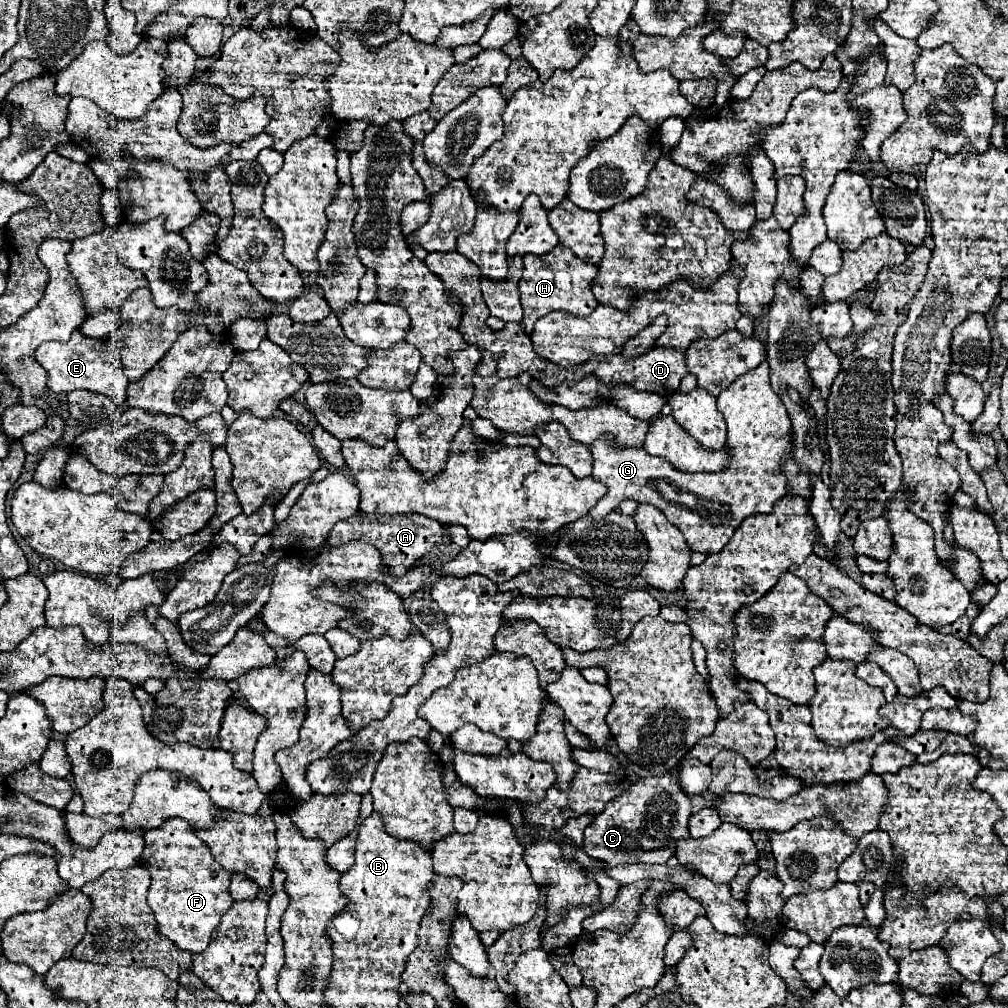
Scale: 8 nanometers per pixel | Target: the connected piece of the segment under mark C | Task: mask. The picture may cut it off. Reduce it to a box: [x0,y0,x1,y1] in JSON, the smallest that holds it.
[584,773,692,865]

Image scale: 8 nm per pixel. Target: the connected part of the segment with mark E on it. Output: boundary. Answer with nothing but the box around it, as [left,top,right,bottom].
[34,329,130,405]

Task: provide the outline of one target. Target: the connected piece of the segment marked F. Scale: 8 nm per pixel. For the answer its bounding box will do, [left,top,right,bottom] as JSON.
[140,819,232,953]

